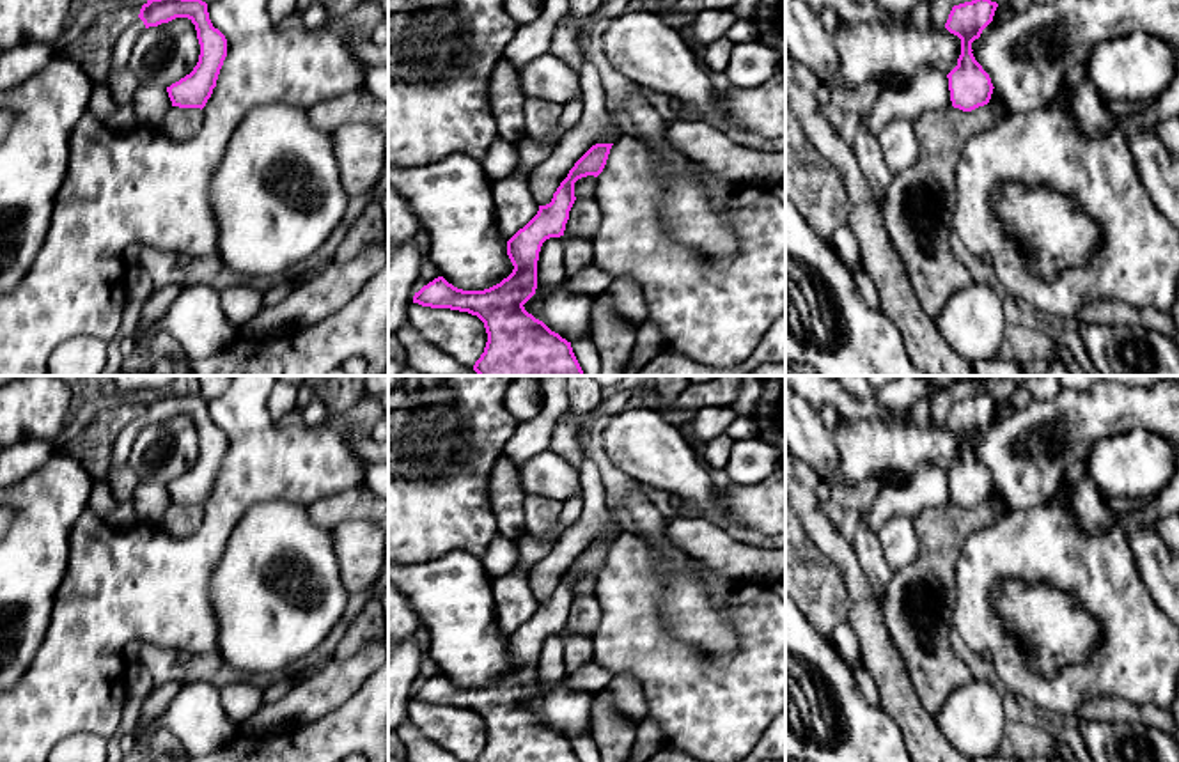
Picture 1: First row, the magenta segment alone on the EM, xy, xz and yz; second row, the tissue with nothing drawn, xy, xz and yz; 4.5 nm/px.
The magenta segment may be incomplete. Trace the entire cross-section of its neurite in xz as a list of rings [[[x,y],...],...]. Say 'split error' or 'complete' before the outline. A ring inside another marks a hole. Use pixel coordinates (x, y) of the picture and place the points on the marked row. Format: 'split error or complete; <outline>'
complete; [[[592,145],[569,170],[551,202],[539,206],[537,214],[507,241],[514,269],[500,284],[484,291],[463,291],[438,276],[415,292],[413,303],[468,312],[484,323],[488,342],[473,365],[479,376],[583,376],[571,342],[528,314],[523,305],[537,289],[543,243],[564,236],[576,200],[574,183],[587,175],[597,177],[612,145]]]

